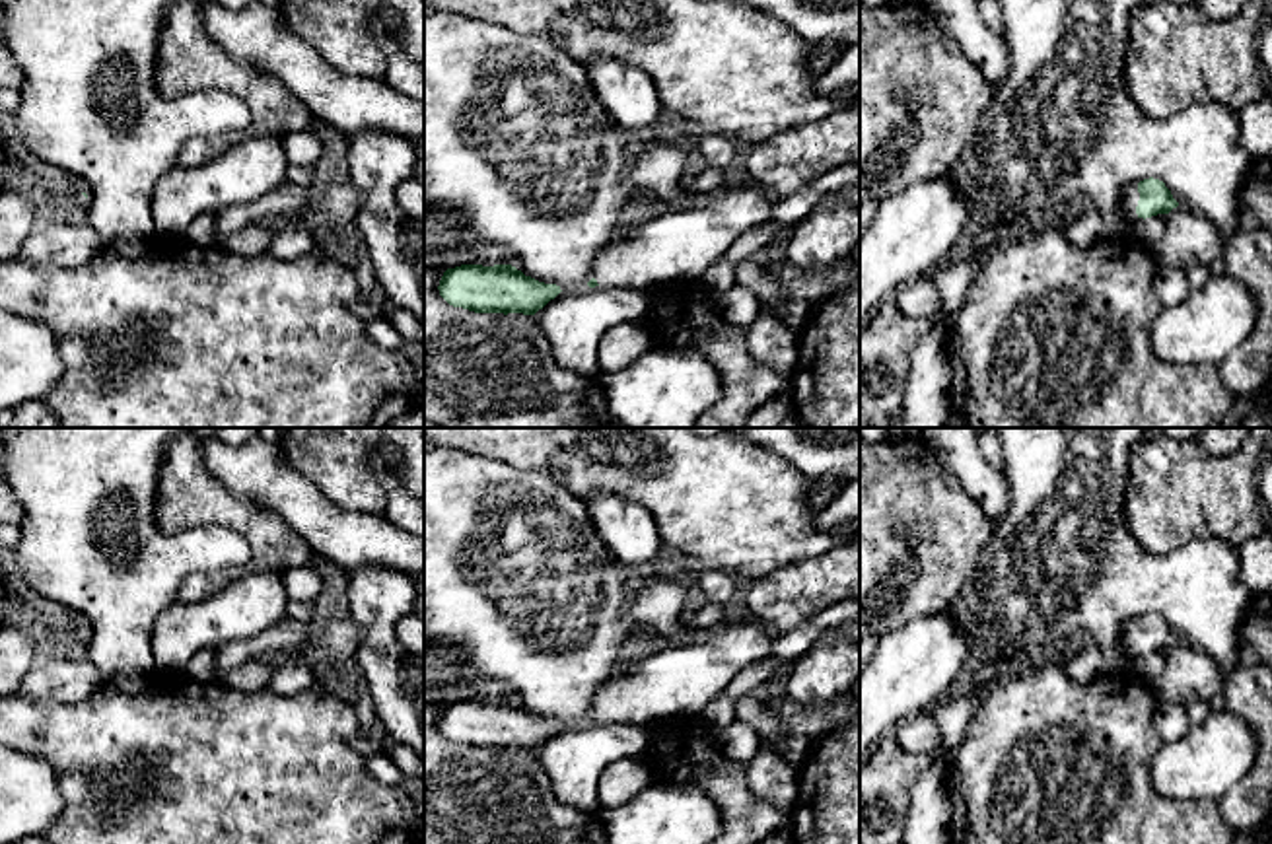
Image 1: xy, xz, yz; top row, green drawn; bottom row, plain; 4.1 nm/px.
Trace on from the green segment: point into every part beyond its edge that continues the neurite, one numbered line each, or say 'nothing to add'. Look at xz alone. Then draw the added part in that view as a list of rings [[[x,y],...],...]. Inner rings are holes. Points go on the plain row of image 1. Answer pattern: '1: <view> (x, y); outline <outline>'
1: xz (681, 681); outline [[[762,622],[733,624],[704,644],[667,648],[620,661],[597,688],[593,714],[603,723],[650,725],[694,718],[747,667],[770,655],[774,632]]]

